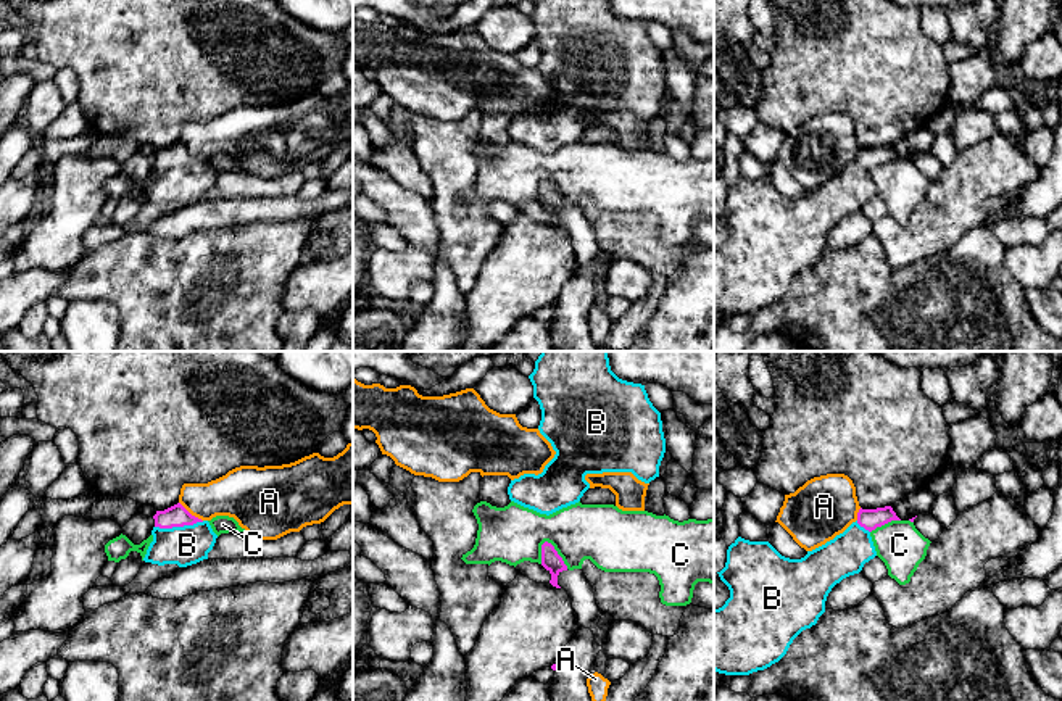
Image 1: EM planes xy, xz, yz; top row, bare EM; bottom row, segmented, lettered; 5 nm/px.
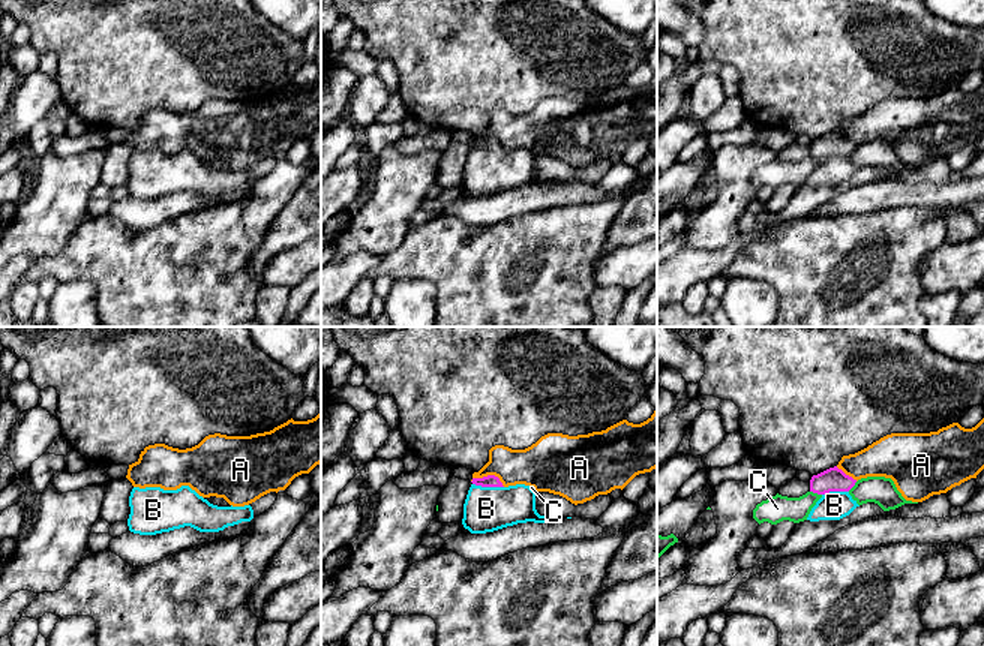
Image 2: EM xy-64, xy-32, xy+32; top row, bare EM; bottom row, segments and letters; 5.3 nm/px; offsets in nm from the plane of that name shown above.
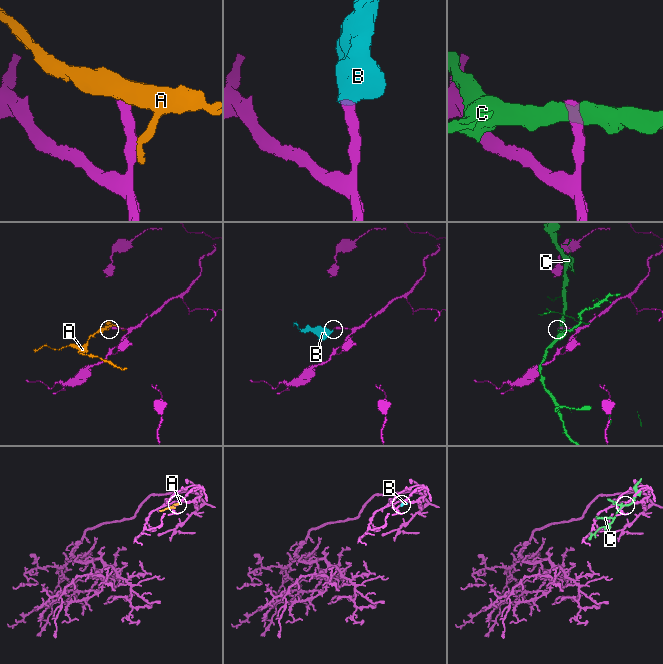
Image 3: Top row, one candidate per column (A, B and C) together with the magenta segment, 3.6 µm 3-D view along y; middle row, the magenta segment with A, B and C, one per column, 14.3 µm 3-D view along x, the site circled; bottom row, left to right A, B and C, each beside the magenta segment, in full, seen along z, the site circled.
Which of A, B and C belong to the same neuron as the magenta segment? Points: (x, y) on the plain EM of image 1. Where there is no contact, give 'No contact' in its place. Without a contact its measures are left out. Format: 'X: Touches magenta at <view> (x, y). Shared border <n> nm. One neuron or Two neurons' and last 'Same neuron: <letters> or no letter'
A: Touches magenta at xy (189, 152). Shared border 160 nm. Two neurons
B: Touches magenta at xy (179, 165). Shared border 260 nm. One neuron
C: Touches magenta at xz (556, 192). Shared border 180 nm. Two neurons
Same neuron: B

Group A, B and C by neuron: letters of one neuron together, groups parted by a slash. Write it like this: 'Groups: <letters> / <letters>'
Groups: A / B / C

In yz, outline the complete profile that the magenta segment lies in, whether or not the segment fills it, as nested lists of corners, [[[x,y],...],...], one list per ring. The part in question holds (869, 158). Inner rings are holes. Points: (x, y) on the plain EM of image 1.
[[[891,145],[859,148],[857,160],[825,184],[801,198],[782,195],[769,180],[738,176],[727,189],[725,206],[717,211],[730,237],[714,248],[714,309],[725,314],[749,314],[778,301],[793,279],[817,263],[825,251],[832,227],[859,213],[877,195],[870,171],[891,160],[901,160]]]

